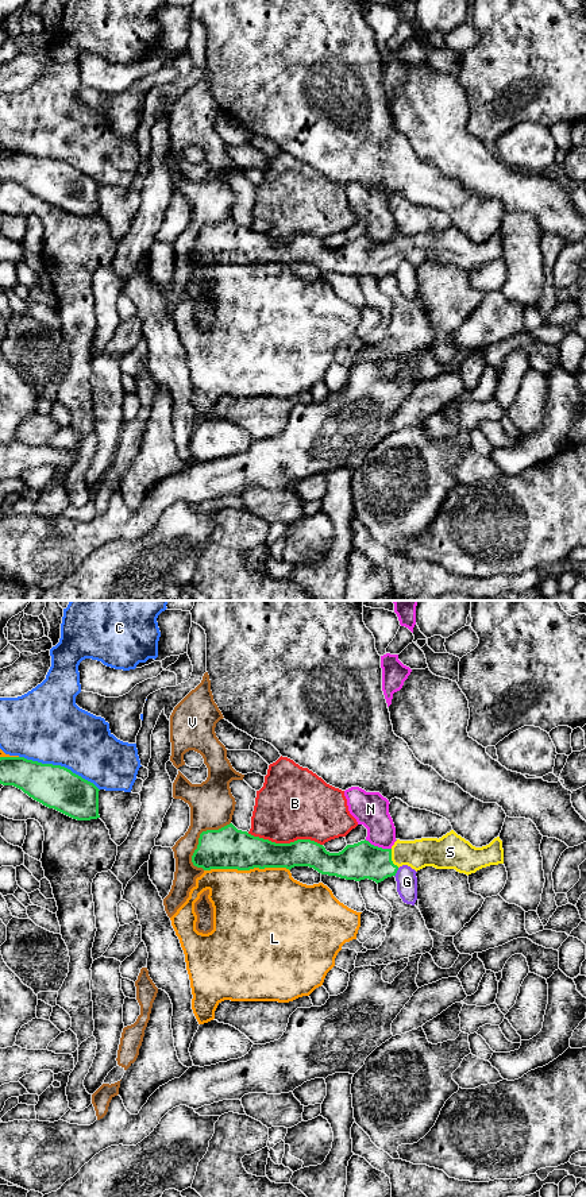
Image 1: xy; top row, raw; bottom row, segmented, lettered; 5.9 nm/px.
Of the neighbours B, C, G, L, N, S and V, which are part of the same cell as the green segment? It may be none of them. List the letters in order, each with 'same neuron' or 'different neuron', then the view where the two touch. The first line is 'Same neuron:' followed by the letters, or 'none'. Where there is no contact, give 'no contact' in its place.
Same neuron: S
B: different neuron | xy
C: different neuron | xy
G: different neuron | xy
L: different neuron | xy
N: different neuron | xy
S: same neuron | xy
V: different neuron | xy

